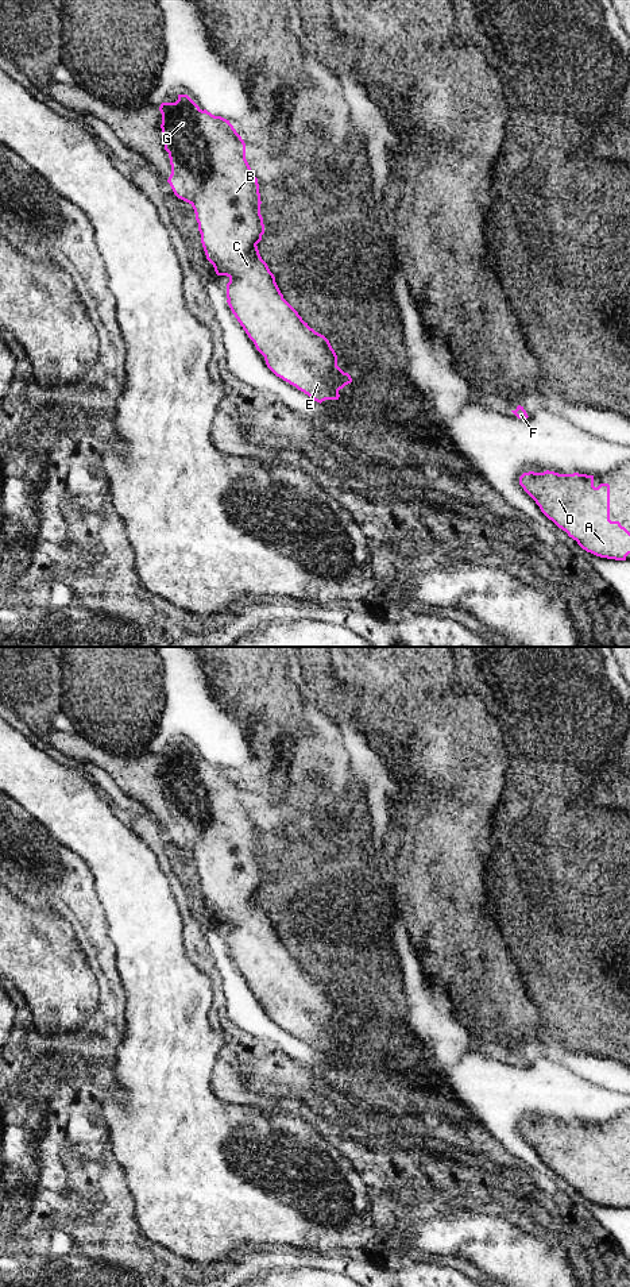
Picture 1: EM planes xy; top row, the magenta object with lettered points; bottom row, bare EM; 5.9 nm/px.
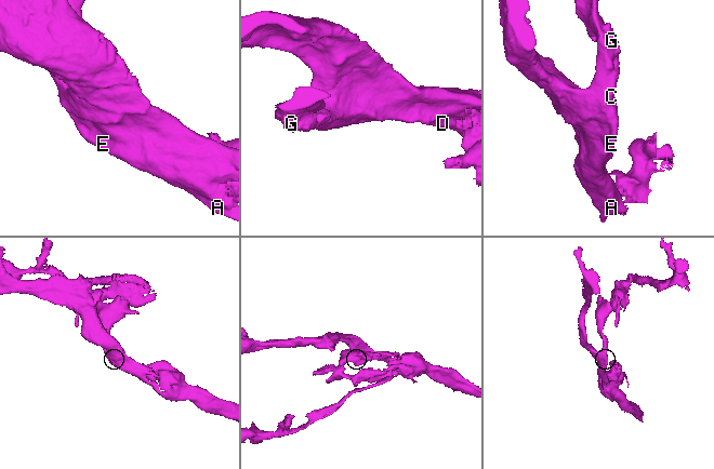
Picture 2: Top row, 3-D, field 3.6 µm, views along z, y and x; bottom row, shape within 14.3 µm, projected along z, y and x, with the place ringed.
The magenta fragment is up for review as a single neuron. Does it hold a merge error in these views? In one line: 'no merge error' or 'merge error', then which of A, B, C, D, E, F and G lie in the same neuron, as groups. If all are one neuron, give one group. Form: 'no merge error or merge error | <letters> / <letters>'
no merge error | A B C D E F G

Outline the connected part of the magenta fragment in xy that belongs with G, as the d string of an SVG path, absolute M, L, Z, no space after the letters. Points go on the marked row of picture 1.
M178 95L175 103L162 103L159 111L162 113L163 145L171 165L171 174L167 182L178 199L193 207L206 259L213 265L216 274L229 278L227 303L232 313L254 342L256 350L264 357L267 367L277 377L320 404L325 400L339 400L339 390L352 382L351 375L337 366L337 355L329 340L310 328L283 298L274 274L259 254L256 244L264 234L260 215L262 201L258 178L246 159L244 140L229 120L214 116L206 109L202 111L188 95Z

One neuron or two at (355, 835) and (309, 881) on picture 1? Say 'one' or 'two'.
two

